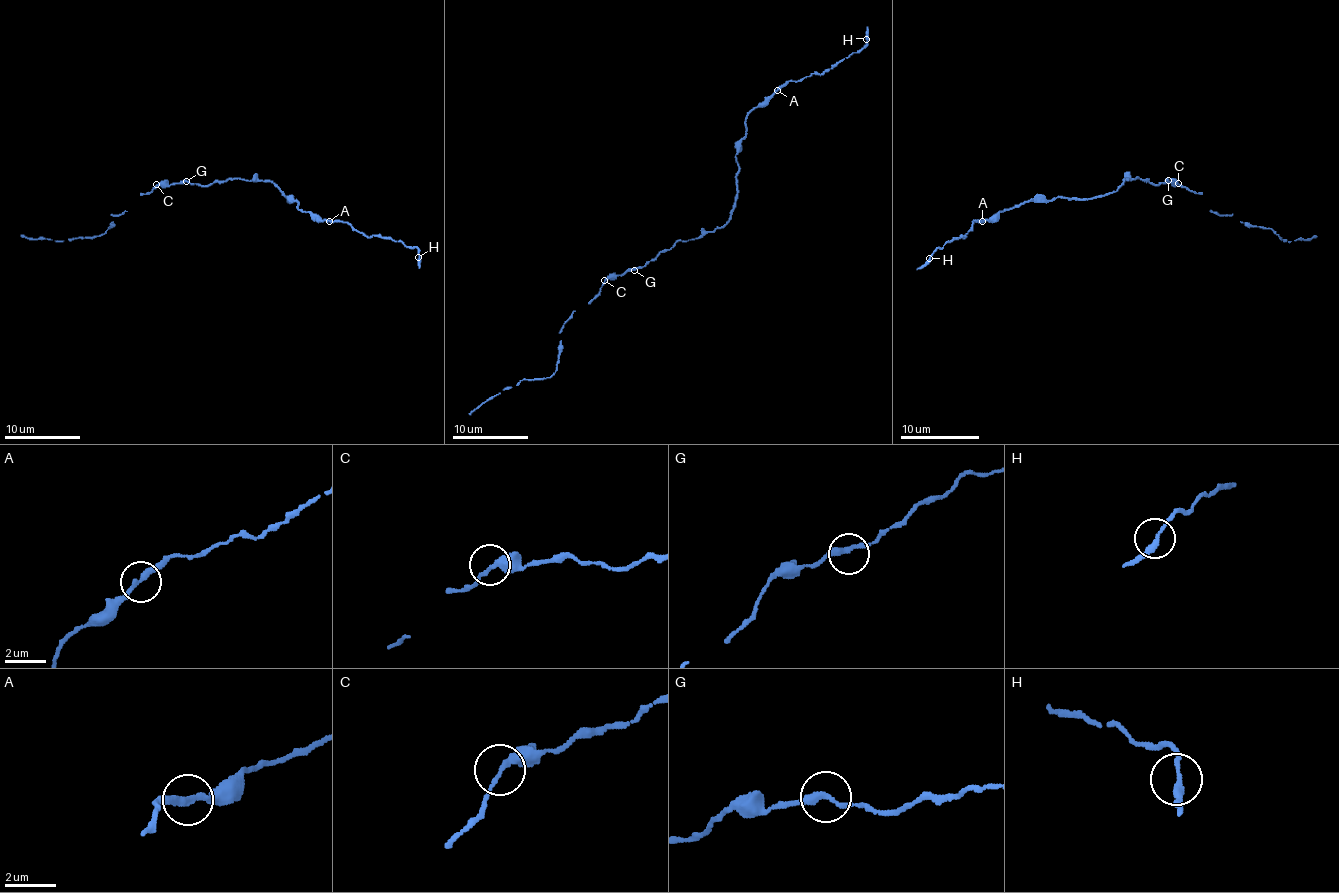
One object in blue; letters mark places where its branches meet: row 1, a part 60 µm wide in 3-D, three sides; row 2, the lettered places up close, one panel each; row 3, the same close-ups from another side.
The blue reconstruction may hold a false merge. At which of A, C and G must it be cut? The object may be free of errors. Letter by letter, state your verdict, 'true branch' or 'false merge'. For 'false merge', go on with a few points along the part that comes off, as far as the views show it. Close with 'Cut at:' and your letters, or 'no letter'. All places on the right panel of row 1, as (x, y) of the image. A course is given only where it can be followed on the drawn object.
A: true branch
C: true branch
G: true branch
Cut at: no letter

